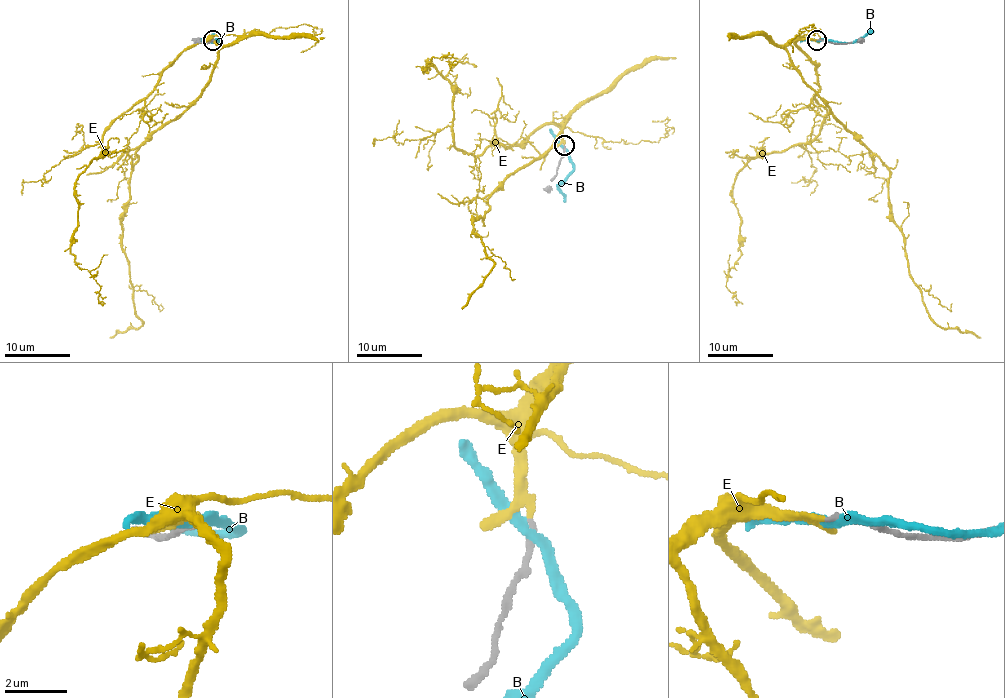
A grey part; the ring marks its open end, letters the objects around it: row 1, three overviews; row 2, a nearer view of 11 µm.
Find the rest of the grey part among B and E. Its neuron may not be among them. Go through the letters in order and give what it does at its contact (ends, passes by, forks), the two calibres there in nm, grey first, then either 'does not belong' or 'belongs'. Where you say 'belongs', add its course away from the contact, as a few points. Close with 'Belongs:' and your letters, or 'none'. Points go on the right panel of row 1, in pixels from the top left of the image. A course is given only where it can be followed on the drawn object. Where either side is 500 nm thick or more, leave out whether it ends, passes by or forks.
B: it passes by; calibres 240 and 280 nm; does not belong
E: it passes by; calibres 190 and 190 nm; belongs; course (816, 39), (795, 39), (788, 59), (890, 172), (890, 212), (925, 312), (947, 328), (981, 338)
Belongs: E

